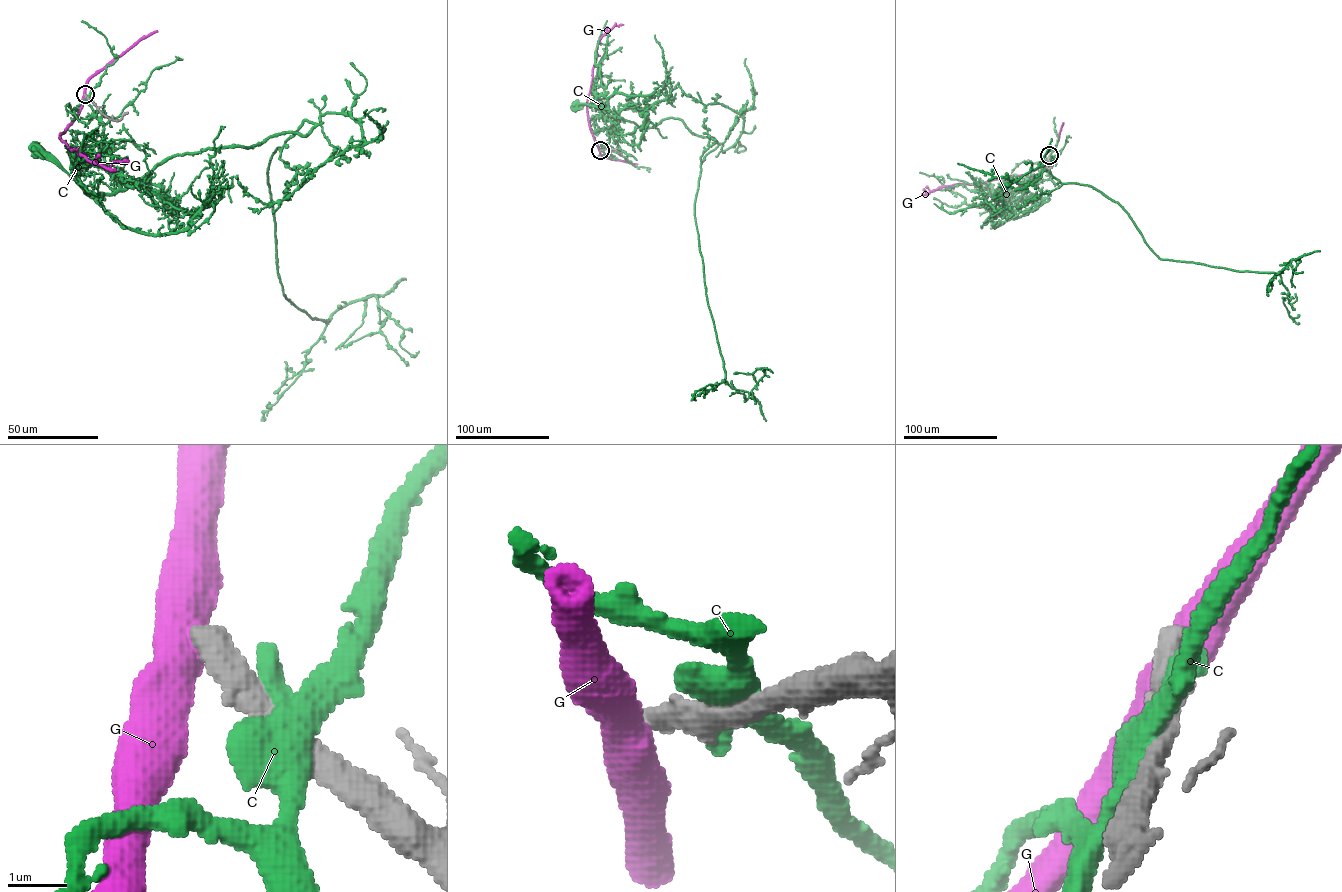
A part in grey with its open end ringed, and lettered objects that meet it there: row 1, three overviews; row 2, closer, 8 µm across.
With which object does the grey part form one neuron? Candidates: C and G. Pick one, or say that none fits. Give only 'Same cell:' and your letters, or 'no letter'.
Same cell: no letter

